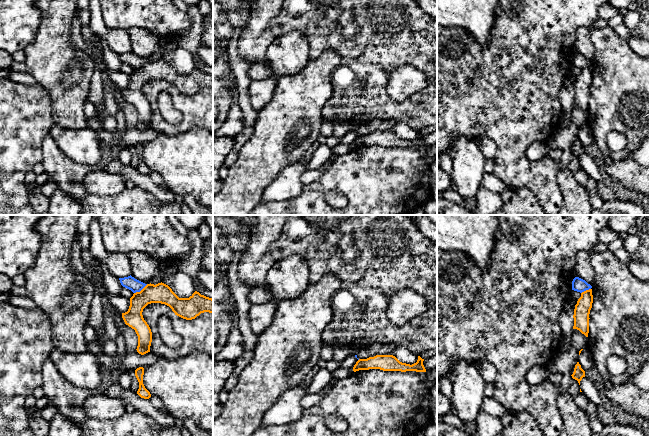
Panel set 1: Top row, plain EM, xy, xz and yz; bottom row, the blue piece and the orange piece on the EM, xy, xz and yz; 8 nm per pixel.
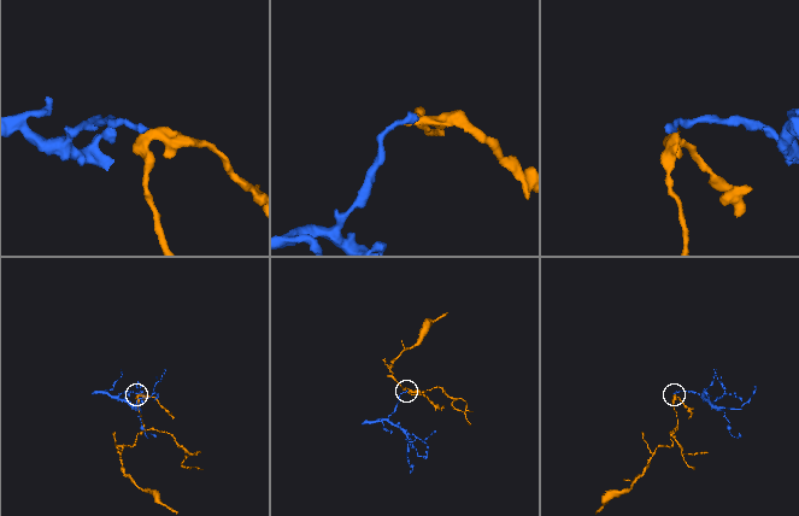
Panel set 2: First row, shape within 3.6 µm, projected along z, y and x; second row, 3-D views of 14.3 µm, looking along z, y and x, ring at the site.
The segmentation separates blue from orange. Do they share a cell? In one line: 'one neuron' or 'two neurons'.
two neurons

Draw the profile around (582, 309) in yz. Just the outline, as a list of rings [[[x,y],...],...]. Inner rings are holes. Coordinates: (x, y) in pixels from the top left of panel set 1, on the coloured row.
[[[592,289],[581,293],[574,309],[574,326],[573,329],[579,330],[582,334],[588,337],[589,333],[589,314],[592,308],[593,295]]]

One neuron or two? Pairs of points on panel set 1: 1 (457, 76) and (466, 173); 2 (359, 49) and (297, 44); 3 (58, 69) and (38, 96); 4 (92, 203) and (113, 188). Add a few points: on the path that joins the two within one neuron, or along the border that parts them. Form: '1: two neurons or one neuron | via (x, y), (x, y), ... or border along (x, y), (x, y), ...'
1: two neurons | border along (476, 140), (457, 135), (450, 146)
2: two neurons | border along (288, 32), (300, 31), (306, 37), (310, 49)
3: two neurons | border along (37, 83), (48, 93), (52, 110)
4: two neurons | border along (125, 188), (114, 195), (90, 195)

